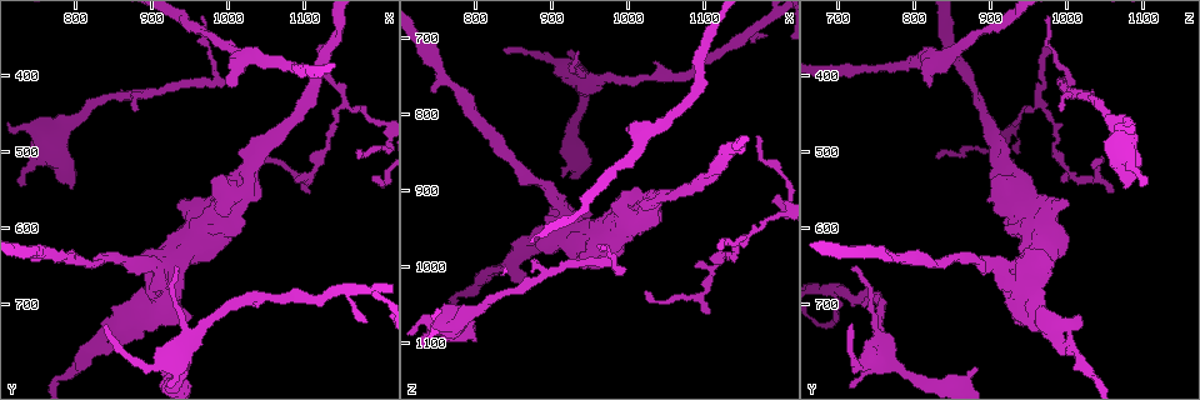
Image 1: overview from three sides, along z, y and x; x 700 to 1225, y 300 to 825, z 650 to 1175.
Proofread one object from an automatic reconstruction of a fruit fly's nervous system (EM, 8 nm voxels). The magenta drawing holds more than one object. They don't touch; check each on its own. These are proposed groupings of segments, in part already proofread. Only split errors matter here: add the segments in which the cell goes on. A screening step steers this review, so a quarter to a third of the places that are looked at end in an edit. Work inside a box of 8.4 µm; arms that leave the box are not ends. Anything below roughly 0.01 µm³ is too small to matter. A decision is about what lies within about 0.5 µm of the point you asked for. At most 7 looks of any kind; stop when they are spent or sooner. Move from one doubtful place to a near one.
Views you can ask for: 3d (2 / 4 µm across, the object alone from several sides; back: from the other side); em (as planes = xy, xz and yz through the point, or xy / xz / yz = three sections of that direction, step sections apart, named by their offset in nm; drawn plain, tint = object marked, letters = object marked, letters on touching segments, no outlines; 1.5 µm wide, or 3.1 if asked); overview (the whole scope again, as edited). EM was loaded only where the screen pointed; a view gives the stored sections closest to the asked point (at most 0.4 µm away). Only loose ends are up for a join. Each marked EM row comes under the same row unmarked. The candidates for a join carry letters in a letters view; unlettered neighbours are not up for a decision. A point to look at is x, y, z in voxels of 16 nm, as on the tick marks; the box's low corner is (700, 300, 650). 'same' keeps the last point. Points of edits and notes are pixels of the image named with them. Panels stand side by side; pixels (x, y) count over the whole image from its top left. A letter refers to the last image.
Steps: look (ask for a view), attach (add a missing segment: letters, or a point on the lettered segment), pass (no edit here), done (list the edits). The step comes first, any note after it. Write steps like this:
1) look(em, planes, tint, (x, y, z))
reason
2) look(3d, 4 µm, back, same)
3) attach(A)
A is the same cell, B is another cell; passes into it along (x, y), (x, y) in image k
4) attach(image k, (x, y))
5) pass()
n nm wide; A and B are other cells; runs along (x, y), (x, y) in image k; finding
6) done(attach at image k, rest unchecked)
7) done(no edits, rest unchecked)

look(em, planes, letters, (1170, 505, 825))
tapers out

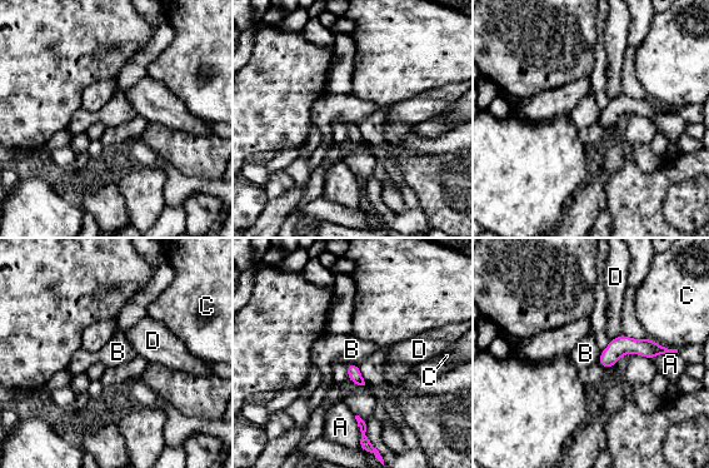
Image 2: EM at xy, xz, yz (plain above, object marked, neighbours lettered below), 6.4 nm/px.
pass()
A, B, C and D are other cells; border along (602, 350), (597, 362) in image 2; no lettered segment goes on from it

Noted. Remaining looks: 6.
look(3d, 2 µm, (1180, 720, 695))
free end

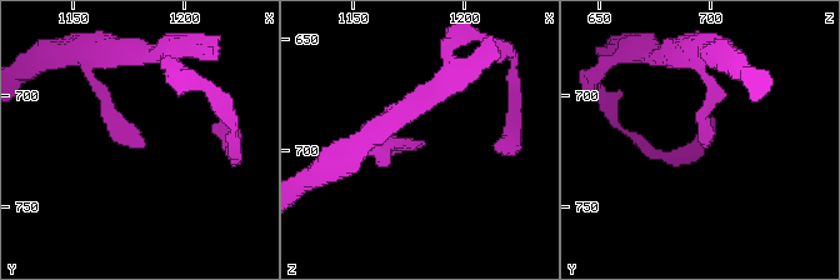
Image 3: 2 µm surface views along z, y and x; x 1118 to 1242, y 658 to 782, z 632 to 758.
look(em, xy, step 8, tint, (1179, 724, 696))

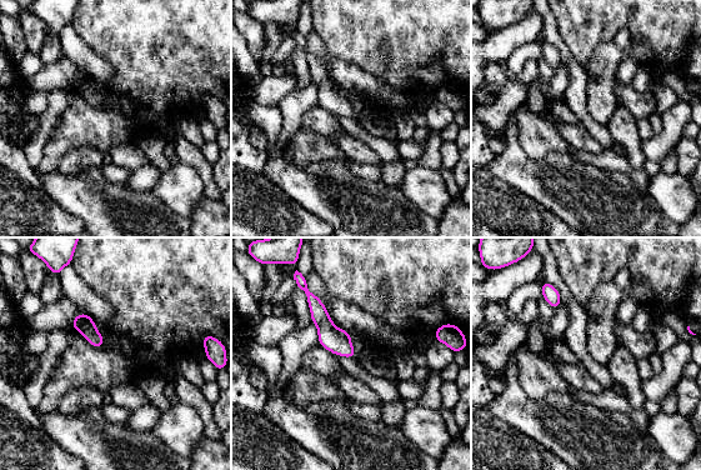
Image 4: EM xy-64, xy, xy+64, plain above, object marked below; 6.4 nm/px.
look(em, planes, letters, same)

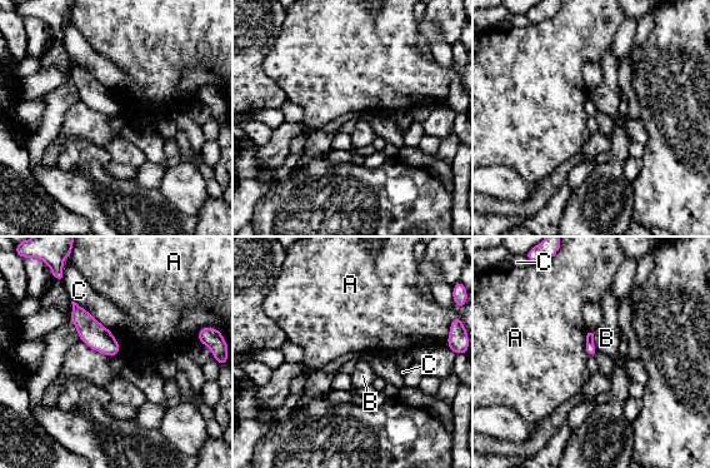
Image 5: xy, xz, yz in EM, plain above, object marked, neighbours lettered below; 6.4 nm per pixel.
pass()
C touches over 340 nm; A, B and C are other cells; border along (79, 338), (93, 349), (113, 357) in image 5; no lettered segment goes on from it

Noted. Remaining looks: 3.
look(em, xy, step 4, letters, (1110, 550, 1060))
free end

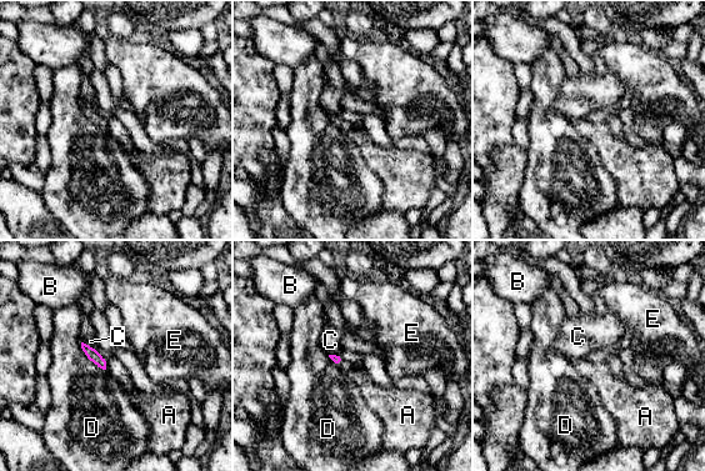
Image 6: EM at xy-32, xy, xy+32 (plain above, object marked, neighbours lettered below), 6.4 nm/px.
look(em, yz, step 4, letters, same)
cut it another way

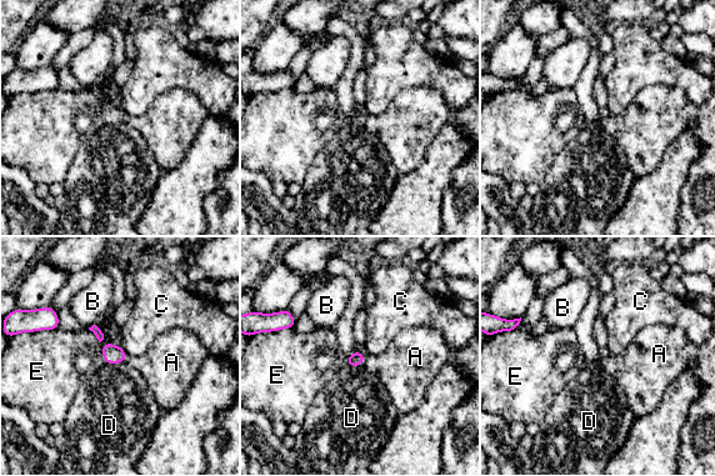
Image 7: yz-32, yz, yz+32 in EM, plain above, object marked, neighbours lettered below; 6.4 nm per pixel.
attach(A)
D touches over 130 nm; A is the same cell, B, C, D and E are other cells; passes into it along (356, 359), (364, 360), (401, 369) in image 7; the cell continues

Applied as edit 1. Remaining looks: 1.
done(attach at image 7, rest unchecked)

